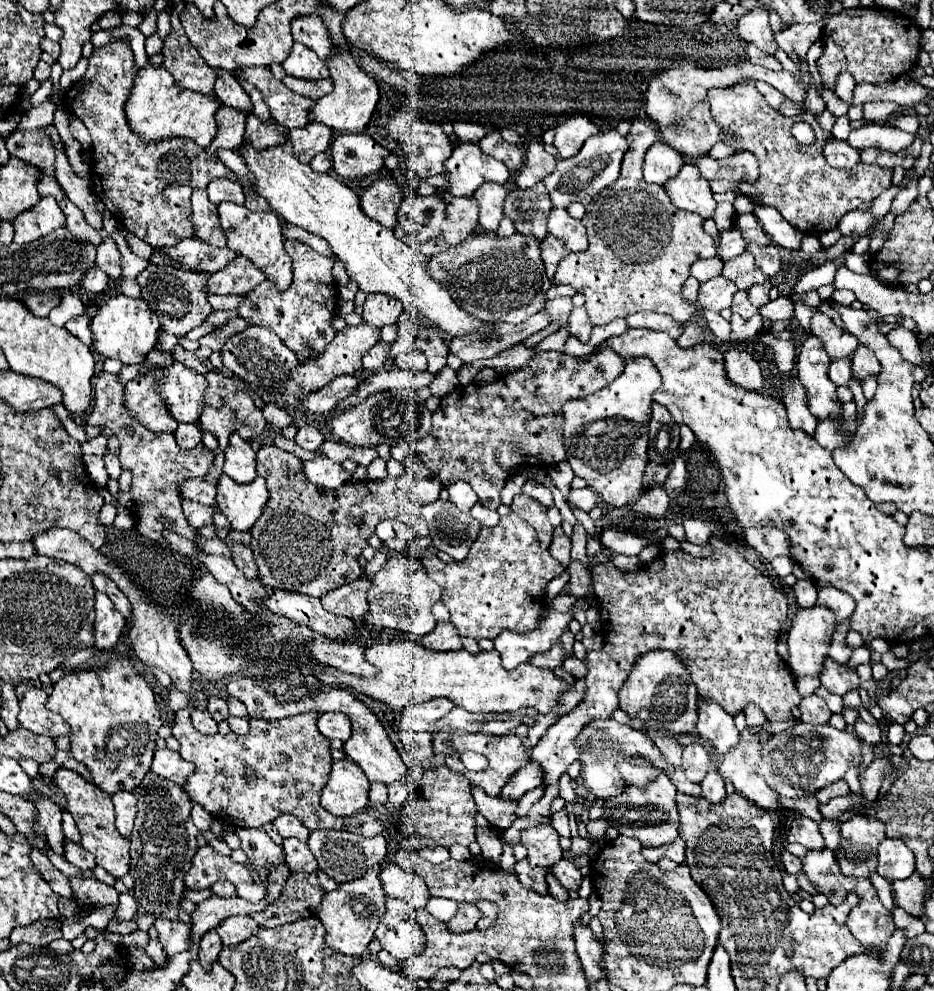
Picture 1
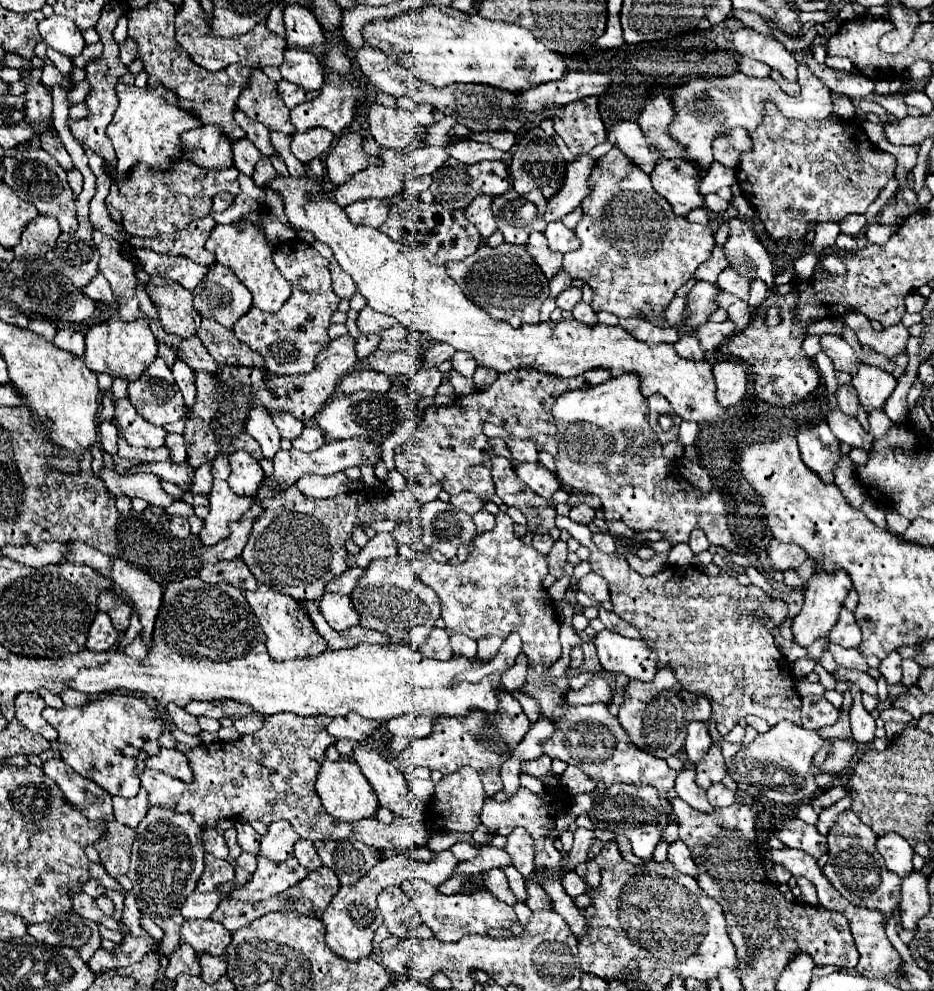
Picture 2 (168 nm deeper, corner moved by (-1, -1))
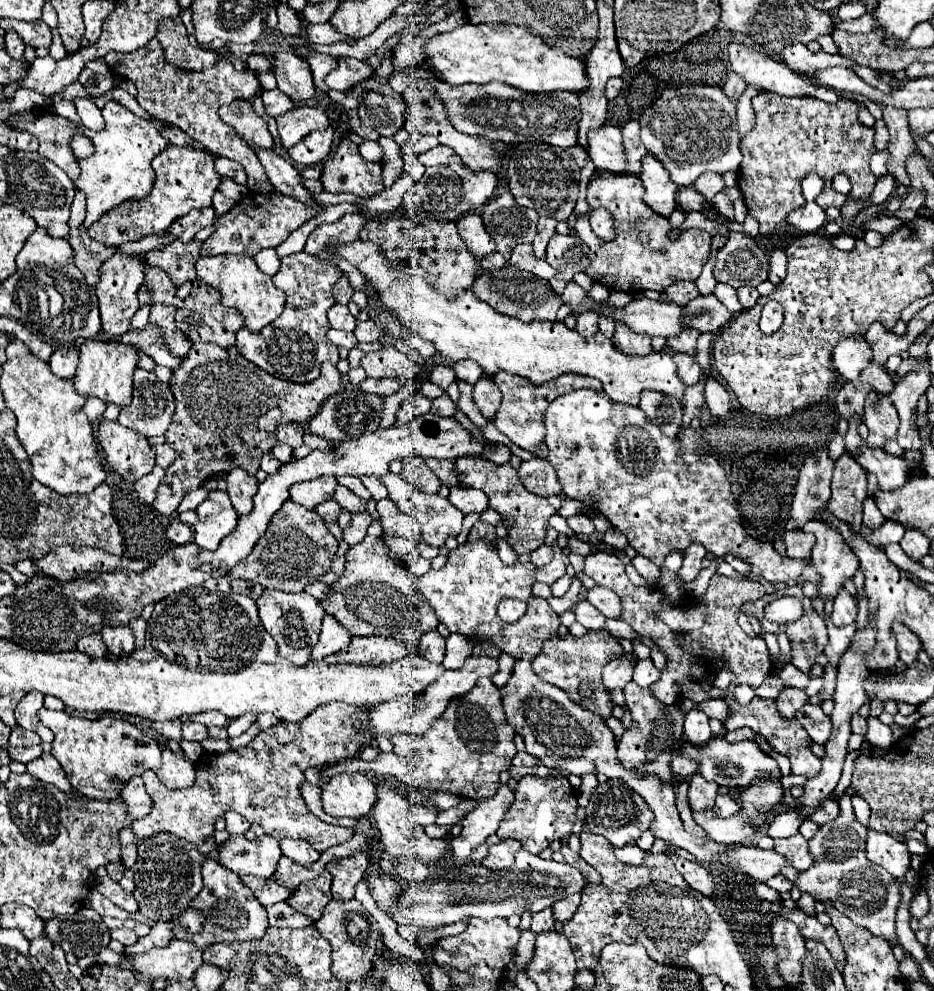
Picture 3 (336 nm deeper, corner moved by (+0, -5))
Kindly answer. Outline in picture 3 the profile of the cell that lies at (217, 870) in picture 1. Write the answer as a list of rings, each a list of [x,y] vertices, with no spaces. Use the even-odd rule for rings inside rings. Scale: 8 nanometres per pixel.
[[[205,859],[203,861],[203,889],[201,893],[191,901],[191,909],[197,909],[203,913],[203,929],[201,933],[189,933],[179,925],[179,915],[173,917],[171,923],[171,931],[175,939],[187,939],[191,943],[195,943],[197,949],[205,951],[209,947],[209,943],[215,941],[253,941],[263,937],[263,933],[267,931],[269,923],[267,923],[267,911],[265,907],[255,899],[254,894],[241,883],[241,879],[225,869],[223,865],[219,865],[215,859]]]

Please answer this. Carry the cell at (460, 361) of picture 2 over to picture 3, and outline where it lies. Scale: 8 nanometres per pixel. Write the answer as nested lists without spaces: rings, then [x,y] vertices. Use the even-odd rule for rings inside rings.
[[[459,361],[453,365],[455,373],[457,373],[457,379],[461,381],[467,381],[467,383],[477,383],[479,377],[483,377],[483,369],[475,363],[475,361]]]

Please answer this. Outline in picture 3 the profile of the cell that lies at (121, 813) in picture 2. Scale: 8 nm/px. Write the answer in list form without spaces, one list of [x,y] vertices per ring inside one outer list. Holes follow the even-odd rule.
[[[133,777],[133,779],[125,785],[125,789],[121,791],[121,797],[123,797],[123,801],[127,803],[129,815],[131,815],[133,819],[145,817],[145,815],[151,811],[153,801],[151,801],[151,797],[147,795],[141,777]]]

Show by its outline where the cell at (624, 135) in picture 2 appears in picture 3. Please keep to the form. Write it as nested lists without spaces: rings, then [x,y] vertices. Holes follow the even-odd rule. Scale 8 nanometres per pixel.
[[[599,127],[587,135],[587,153],[597,169],[623,173],[627,165],[627,157],[621,145],[621,129],[619,127]]]

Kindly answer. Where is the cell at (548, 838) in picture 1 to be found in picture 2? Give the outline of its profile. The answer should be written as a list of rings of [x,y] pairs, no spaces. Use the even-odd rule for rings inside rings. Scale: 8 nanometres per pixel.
[[[516,829],[512,835],[508,835],[508,843],[506,843],[504,851],[510,853],[512,865],[514,865],[524,877],[530,877],[530,875],[532,875],[536,849],[534,849],[532,839],[528,837],[528,831],[526,831],[526,829]]]

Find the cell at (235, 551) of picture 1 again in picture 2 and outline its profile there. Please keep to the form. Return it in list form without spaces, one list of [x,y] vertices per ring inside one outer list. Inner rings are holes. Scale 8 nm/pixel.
[[[236,557],[236,561],[218,561],[216,565],[204,565],[198,573],[198,577],[206,583],[230,583],[242,591],[256,591],[258,581],[252,577],[248,565],[242,561],[242,557]]]

